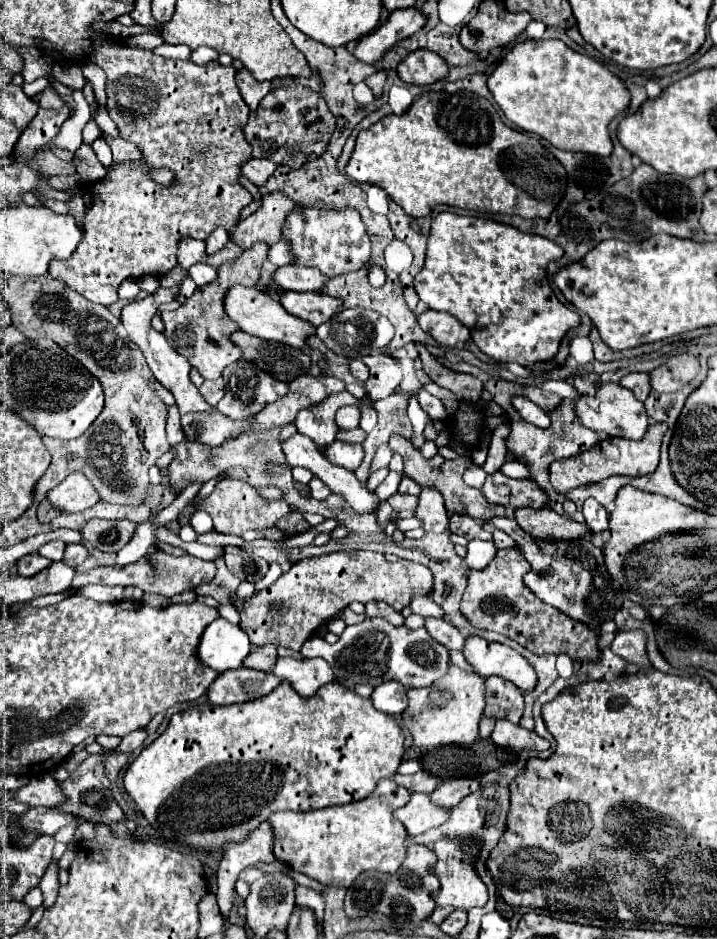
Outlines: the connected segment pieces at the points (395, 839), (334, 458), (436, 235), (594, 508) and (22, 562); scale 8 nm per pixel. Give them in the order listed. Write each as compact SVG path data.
M384 778L376 790L356 804L342 804L310 812L278 812L270 816L274 828L274 854L280 862L302 870L324 886L350 886L364 870L394 874L406 858L406 828L392 812L410 800L410 792Z
M332 442L324 448L324 456L330 462L338 462L338 466L346 470L356 470L364 458L364 450L360 444L348 444L348 442Z
M452 212L438 214L430 230L424 268L414 278L414 286L420 300L432 308L418 316L420 328L446 348L462 346L472 336L474 344L486 356L498 362L518 362L522 366L532 366L536 362L550 362L558 354L558 346L564 334L580 326L578 312L566 308L554 296L546 278L546 266L552 260L560 260L562 254L564 250L558 244L538 234L520 232L512 226L488 218L456 216Z
M588 498L584 502L584 508L582 508L582 514L586 518L586 524L592 532L604 532L608 530L608 512L602 504L598 504L594 498Z
M38 554L22 556L22 558L18 560L18 574L20 574L20 576L34 576L34 574L38 574L42 568L46 568L46 564L50 564L50 560L44 558L44 556L38 556Z

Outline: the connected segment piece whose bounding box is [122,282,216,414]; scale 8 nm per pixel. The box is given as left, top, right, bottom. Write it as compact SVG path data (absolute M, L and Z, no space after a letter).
M178 282L178 284L172 286L172 288L162 288L162 286L160 286L154 294L146 296L146 298L142 298L142 300L134 300L134 302L126 304L124 310L122 310L122 324L124 324L126 332L128 332L128 336L138 344L138 348L140 348L142 354L146 356L146 362L148 362L148 366L150 366L154 378L156 378L164 388L168 388L168 390L172 392L172 396L176 398L176 406L180 408L180 414L188 414L188 412L214 412L216 408L210 406L210 404L202 398L202 394L198 392L198 388L194 388L194 384L192 384L192 380L190 380L190 370L192 370L190 362L188 362L182 354L178 354L178 352L166 342L166 338L164 338L162 332L156 332L156 330L150 326L150 320L152 320L152 316L158 312L158 306L176 300L176 296L180 294L180 284L182 284L182 282Z

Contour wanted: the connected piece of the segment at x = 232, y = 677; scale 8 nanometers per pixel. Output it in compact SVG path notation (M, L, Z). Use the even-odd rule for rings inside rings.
M238 668L222 672L218 680L208 690L208 698L216 706L228 706L238 702L248 702L270 694L280 680L274 674L266 674L252 668Z

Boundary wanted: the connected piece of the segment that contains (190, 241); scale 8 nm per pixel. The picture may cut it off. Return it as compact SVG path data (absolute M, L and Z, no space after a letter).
M184 236L178 244L178 266L186 272L184 276L188 276L188 268L196 262L200 262L204 258L204 250L206 250L206 242Z

